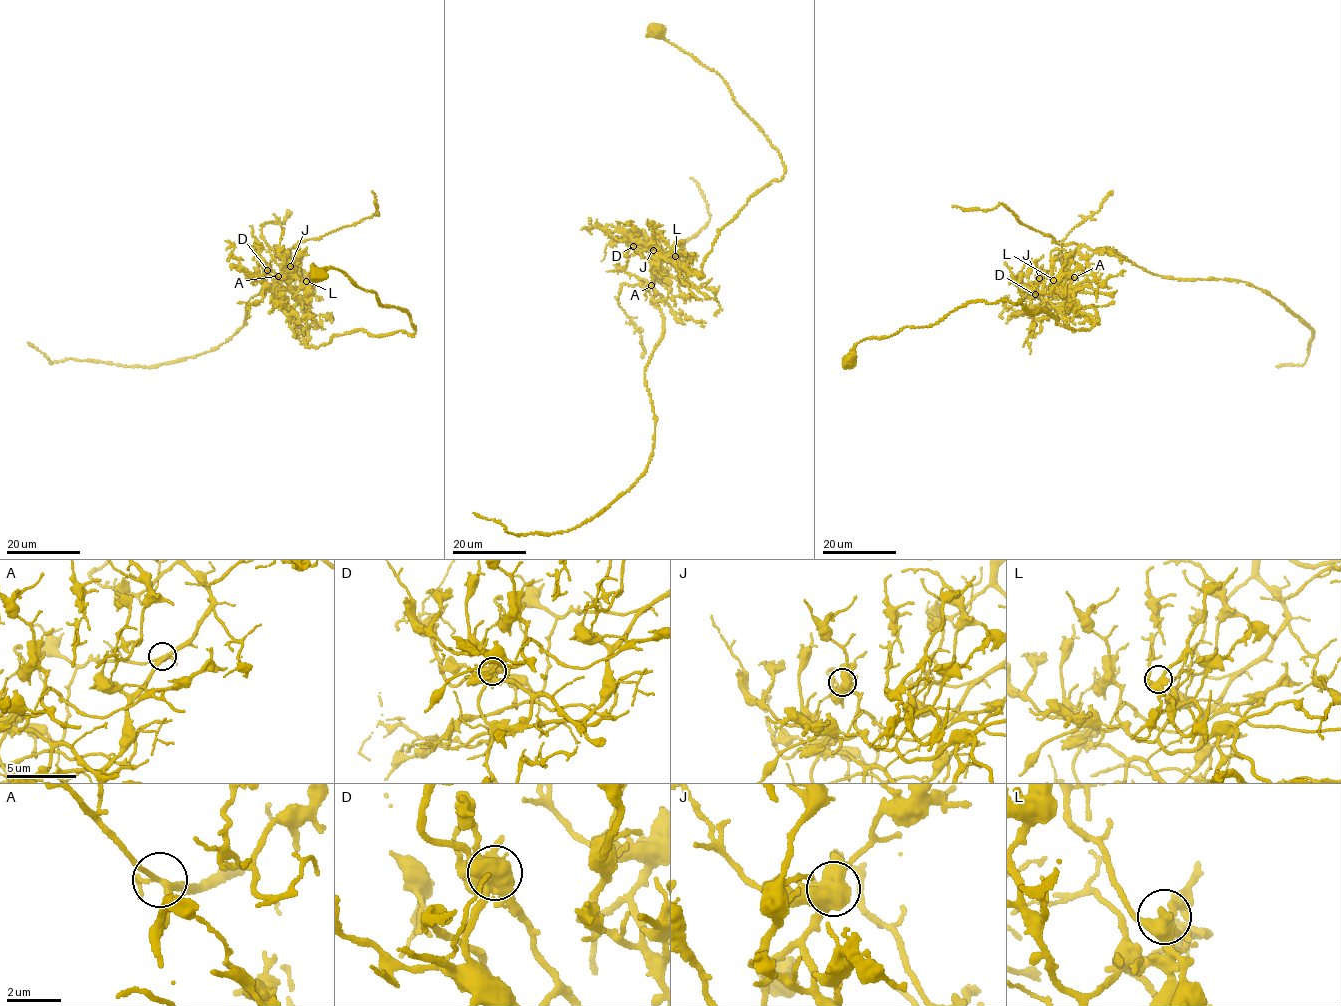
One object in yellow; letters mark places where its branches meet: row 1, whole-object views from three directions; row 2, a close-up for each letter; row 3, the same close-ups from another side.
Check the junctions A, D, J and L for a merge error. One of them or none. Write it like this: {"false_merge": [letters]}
{"false_merge": ["D"]}

